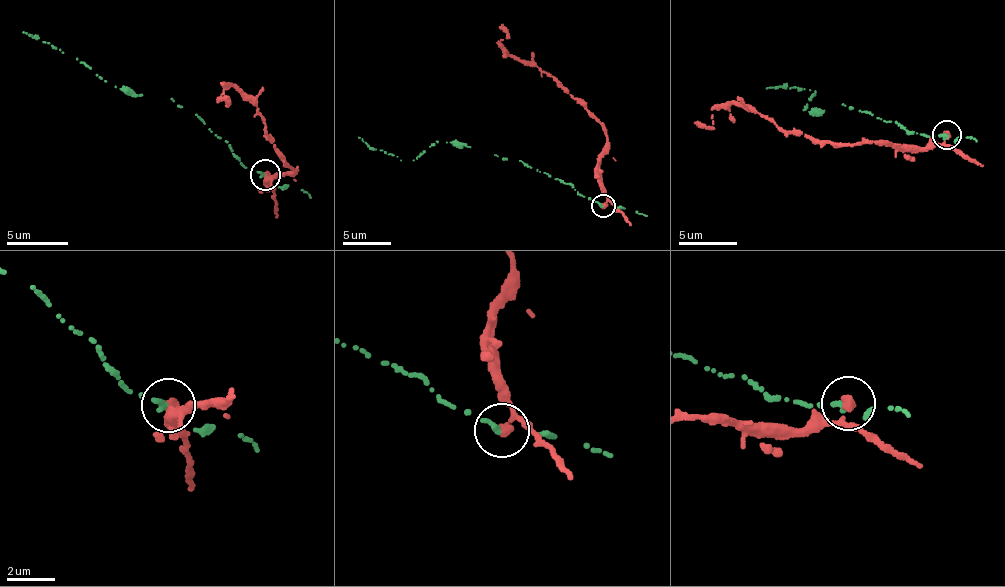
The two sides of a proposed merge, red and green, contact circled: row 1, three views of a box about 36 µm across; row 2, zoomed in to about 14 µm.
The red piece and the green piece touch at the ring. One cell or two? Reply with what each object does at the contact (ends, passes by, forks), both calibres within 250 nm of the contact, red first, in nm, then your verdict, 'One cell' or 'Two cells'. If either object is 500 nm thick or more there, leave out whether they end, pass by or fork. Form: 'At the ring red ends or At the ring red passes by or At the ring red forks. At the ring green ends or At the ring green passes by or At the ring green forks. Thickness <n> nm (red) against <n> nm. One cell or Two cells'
At the ring red passes by. At the ring green ends. Thickness 240 nm (red) against 280 nm. Two cells

